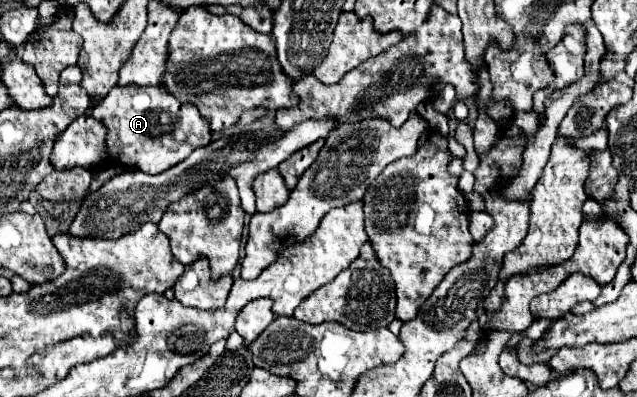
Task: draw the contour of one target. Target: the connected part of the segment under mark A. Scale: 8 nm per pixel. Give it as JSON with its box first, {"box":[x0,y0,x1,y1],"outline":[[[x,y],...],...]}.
{"box":[92,85,212,175],"outline":[[[134,85],[114,87],[92,109],[92,117],[102,121],[108,129],[110,157],[120,161],[128,169],[140,169],[150,175],[160,175],[172,165],[184,161],[194,149],[212,141],[212,131],[198,109],[186,101],[178,101],[164,89],[138,89]]]}

